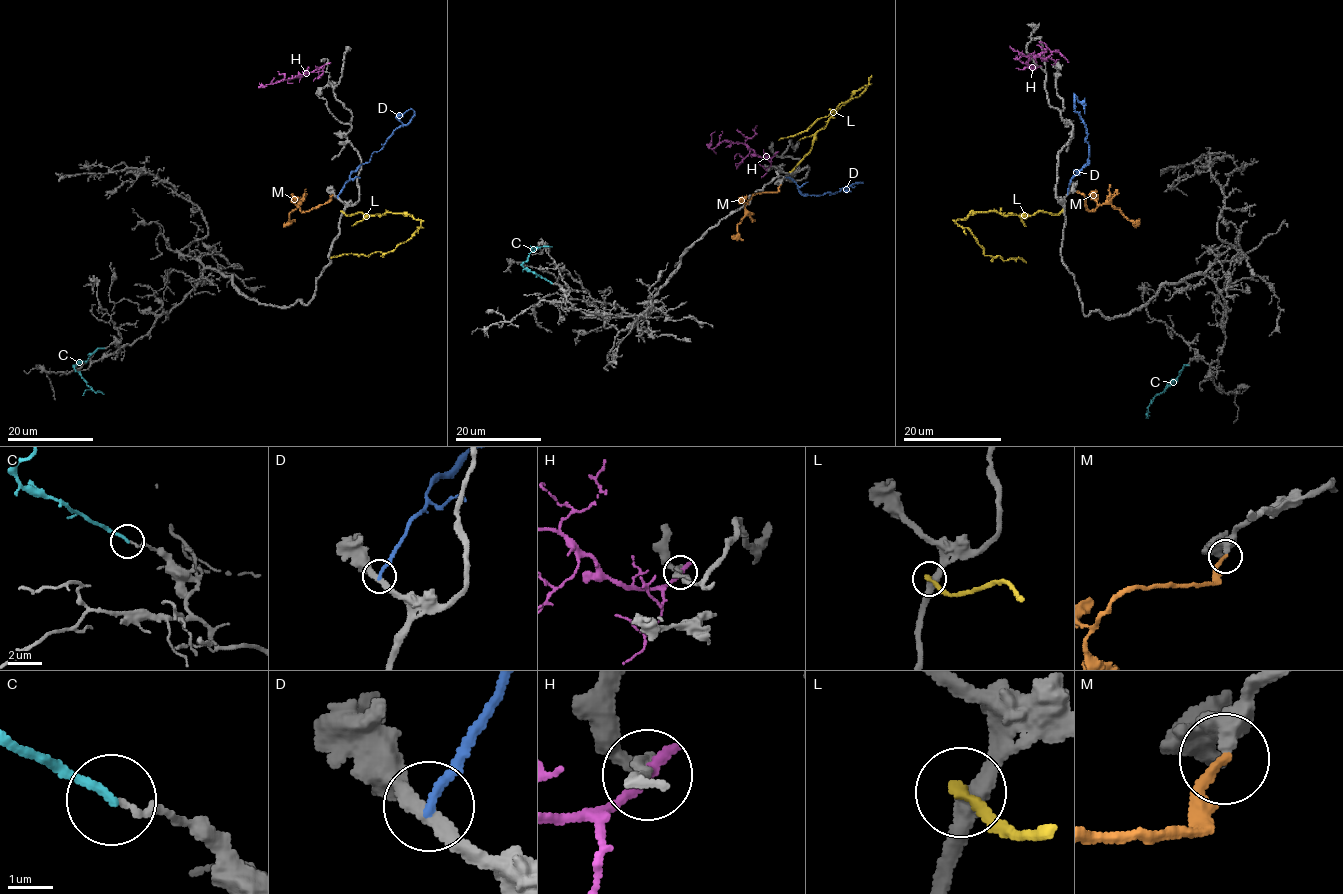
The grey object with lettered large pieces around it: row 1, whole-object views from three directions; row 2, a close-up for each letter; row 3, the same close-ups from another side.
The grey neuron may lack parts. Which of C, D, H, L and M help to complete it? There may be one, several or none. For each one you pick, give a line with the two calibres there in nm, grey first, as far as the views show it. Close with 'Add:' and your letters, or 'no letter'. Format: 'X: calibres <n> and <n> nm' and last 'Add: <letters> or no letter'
M: calibres 360 and 240 nm
Add: M

